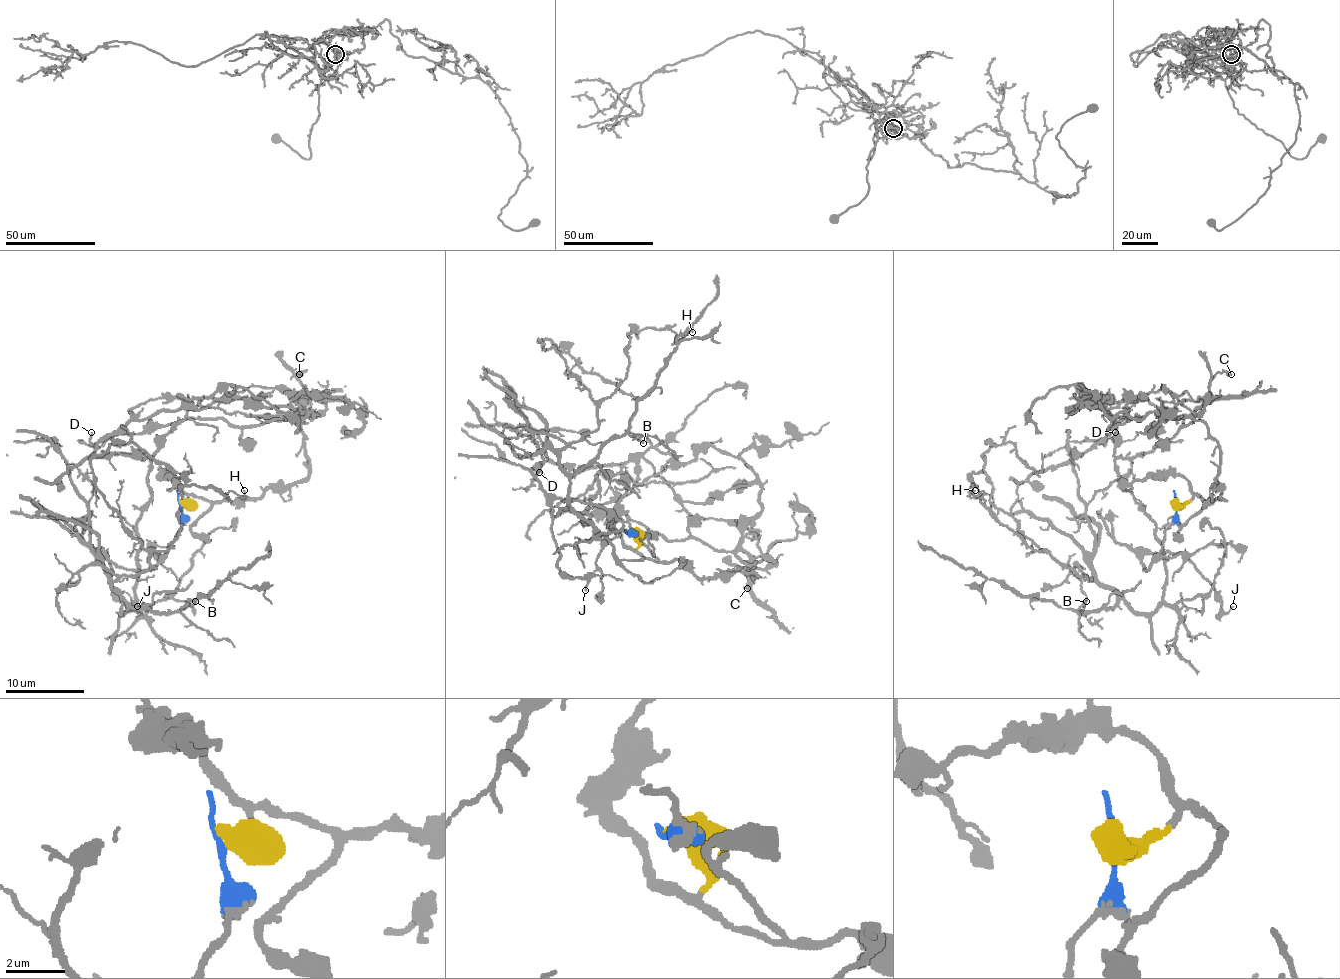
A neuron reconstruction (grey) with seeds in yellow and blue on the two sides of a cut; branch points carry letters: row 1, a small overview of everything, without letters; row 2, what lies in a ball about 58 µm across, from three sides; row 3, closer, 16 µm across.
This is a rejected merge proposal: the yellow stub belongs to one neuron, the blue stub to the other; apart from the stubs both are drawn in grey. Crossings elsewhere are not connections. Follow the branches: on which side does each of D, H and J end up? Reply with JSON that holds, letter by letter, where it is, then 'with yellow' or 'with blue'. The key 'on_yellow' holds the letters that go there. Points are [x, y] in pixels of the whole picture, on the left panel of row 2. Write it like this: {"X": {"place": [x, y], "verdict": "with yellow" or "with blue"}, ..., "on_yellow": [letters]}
{"D": {"place": [91, 432], "verdict": "with blue"}, "H": {"place": [244, 490], "verdict": "with blue"}, "J": {"place": [137, 606], "verdict": "with blue"}, "on_yellow": []}

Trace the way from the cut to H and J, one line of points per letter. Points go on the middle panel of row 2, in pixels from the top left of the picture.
H: (629, 534), (599, 504), (550, 496), (515, 463), (597, 427), (631, 333), (692, 331)
J: (629, 534), (629, 524), (599, 504), (556, 498), (552, 502), (558, 567), (572, 579), (587, 581), (586, 590)

